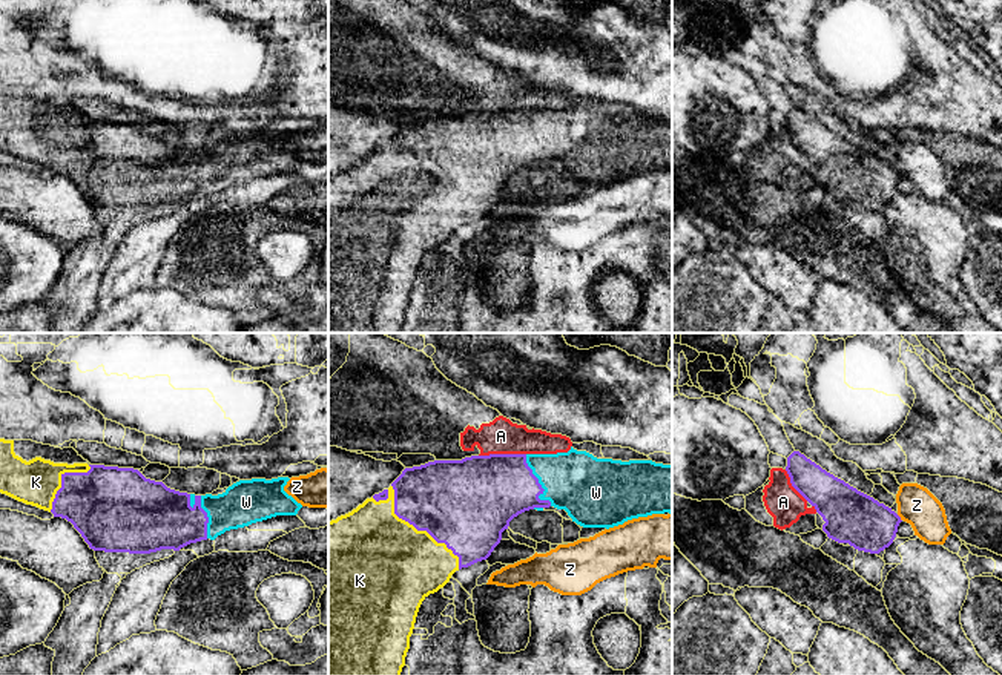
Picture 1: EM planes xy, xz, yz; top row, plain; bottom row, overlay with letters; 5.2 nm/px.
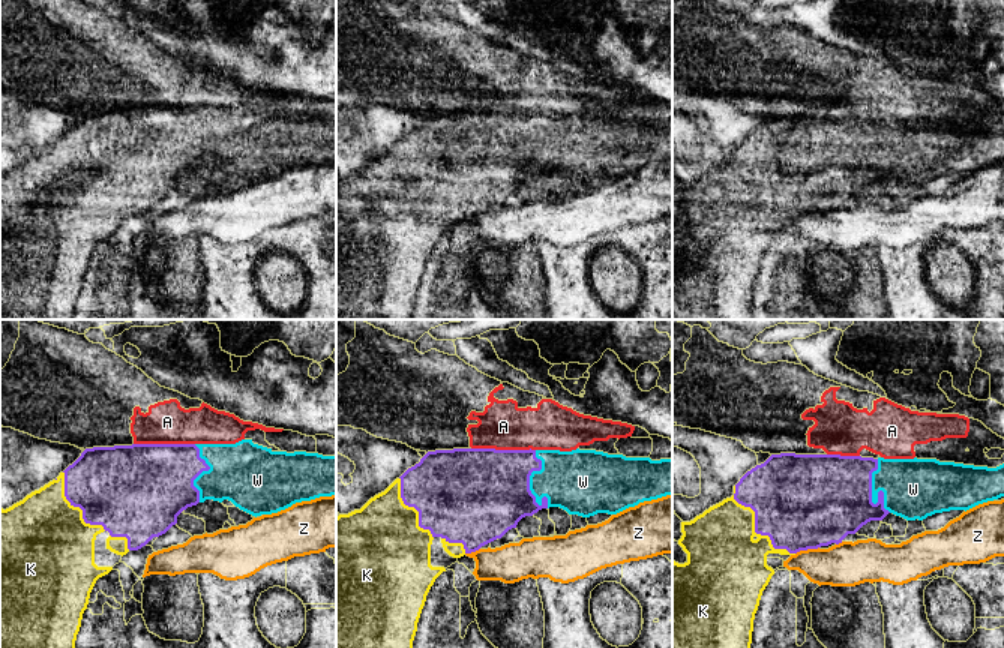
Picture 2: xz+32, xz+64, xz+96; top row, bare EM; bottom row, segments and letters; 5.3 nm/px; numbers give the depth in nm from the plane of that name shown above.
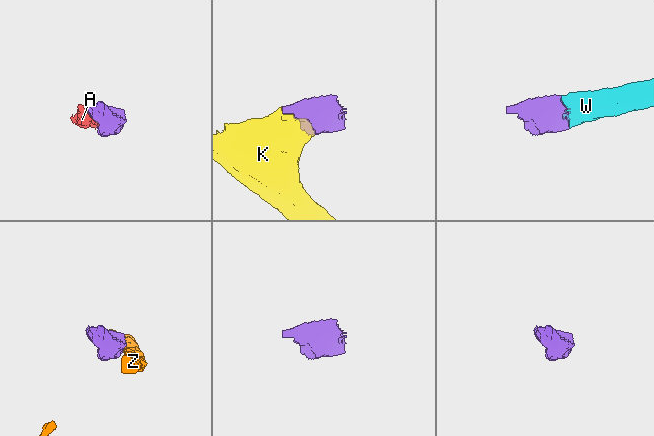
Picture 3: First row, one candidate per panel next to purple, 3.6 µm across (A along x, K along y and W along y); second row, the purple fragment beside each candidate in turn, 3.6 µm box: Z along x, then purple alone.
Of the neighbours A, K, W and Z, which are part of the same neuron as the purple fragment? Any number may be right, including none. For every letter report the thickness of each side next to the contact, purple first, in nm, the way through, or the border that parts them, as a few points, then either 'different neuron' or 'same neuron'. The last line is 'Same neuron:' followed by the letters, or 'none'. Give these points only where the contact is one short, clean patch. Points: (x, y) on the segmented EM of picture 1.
A: 420 nm thick on the purple side, 190 nm on the other; border along xz (525, 453), (490, 453), (479, 456); different neuron
K: 440 nm thick on the purple side, 500 nm on the other; same neuron
W: 360 nm thick on the purple side, 320 nm on the other; same neuron
Z: 280 nm thick on the purple side, 200 nm on the other; border along yz (896, 514), (901, 520); different neuron
Same neuron: K, W

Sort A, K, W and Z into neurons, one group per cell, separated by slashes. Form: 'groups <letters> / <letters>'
groups A / K W / Z

